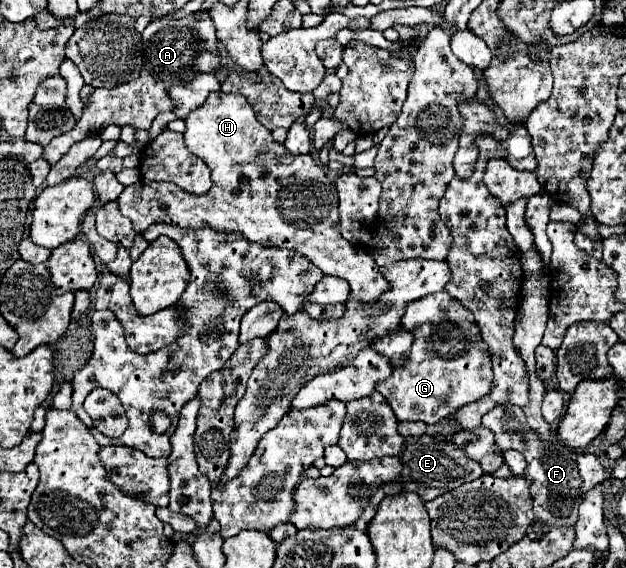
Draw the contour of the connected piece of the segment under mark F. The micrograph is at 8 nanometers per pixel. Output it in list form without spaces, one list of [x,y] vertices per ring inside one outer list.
[[[496,406],[492,412],[488,412],[482,418],[482,426],[492,430],[496,436],[496,444],[502,452],[506,450],[518,450],[524,454],[528,466],[524,472],[524,478],[530,482],[530,494],[534,502],[534,520],[532,524],[542,524],[546,530],[542,534],[528,532],[530,538],[540,540],[544,534],[548,534],[550,528],[560,528],[560,526],[574,526],[578,522],[578,506],[584,498],[584,494],[606,480],[604,466],[600,464],[598,456],[590,452],[578,452],[578,450],[568,450],[566,446],[560,446],[560,442],[540,442],[536,438],[536,432],[528,426],[524,412],[520,406]]]

